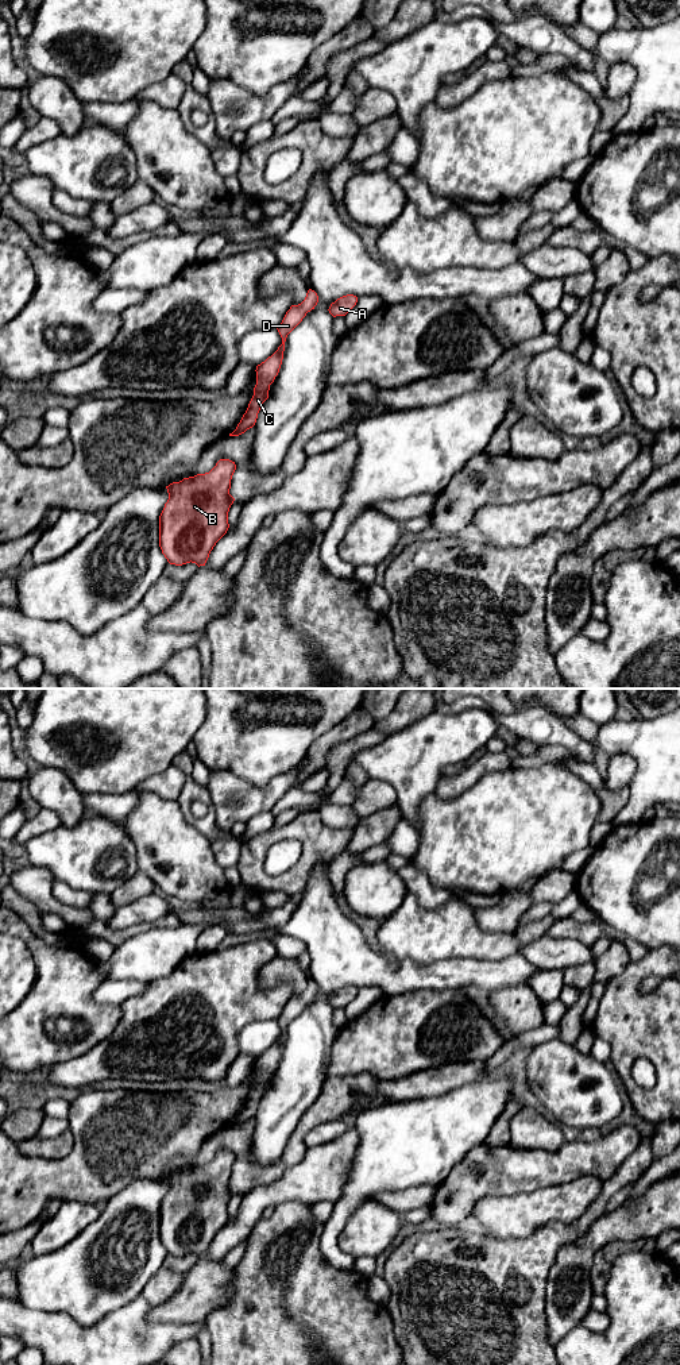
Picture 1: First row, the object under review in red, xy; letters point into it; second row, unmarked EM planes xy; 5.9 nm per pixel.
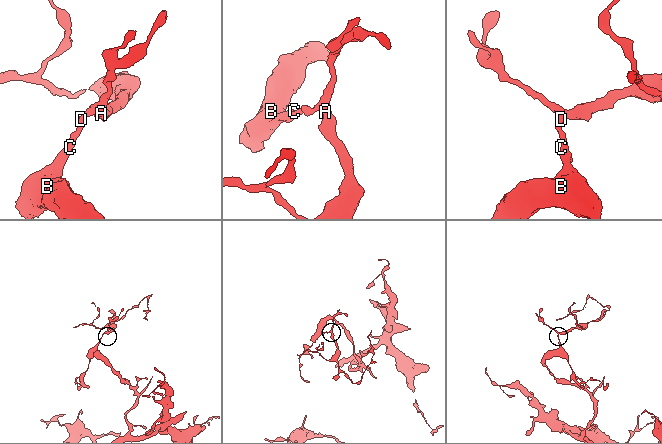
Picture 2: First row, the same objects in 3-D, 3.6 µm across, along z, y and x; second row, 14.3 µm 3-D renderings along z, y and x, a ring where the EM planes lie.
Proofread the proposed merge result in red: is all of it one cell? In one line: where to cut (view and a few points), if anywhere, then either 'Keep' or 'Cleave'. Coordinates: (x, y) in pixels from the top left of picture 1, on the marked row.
No split. Keep

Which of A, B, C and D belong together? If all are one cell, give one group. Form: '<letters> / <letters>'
A B C D

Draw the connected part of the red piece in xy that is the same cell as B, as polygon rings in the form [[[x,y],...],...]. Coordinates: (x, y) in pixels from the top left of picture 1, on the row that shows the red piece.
[[[220,459],[205,474],[183,478],[166,486],[169,500],[159,516],[159,547],[170,564],[196,563],[205,566],[216,543],[227,533],[228,512],[235,498],[229,494],[235,462]]]

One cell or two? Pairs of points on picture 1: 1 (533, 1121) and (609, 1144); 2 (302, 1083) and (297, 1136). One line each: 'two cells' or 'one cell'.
1: two cells
2: two cells

